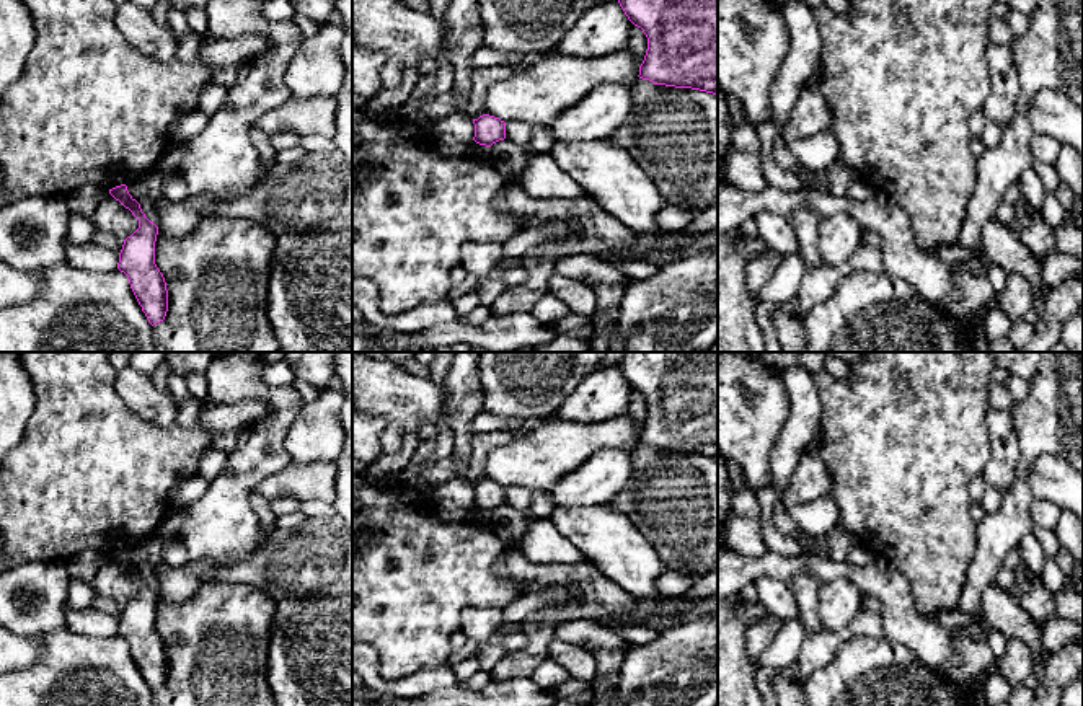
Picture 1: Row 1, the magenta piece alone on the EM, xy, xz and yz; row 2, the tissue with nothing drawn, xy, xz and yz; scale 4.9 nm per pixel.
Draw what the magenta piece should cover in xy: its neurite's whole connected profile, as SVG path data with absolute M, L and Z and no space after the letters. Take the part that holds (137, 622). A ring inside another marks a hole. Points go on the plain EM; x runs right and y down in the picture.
M126 549L109 554L109 559L139 585L139 593L124 605L117 634L127 641L142 677L153 691L163 686L168 677L166 647L155 629L158 592L145 582Z

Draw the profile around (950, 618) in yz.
M946 610L946 611L939 611L936 615L931 615L931 620L936 624L941 624L944 628L954 628L954 626L970 626L972 620L969 615L961 613L957 610Z

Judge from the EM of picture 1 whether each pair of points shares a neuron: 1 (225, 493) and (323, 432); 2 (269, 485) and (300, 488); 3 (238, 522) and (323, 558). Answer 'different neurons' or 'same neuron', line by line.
1: different neurons
2: same neuron
3: different neurons

